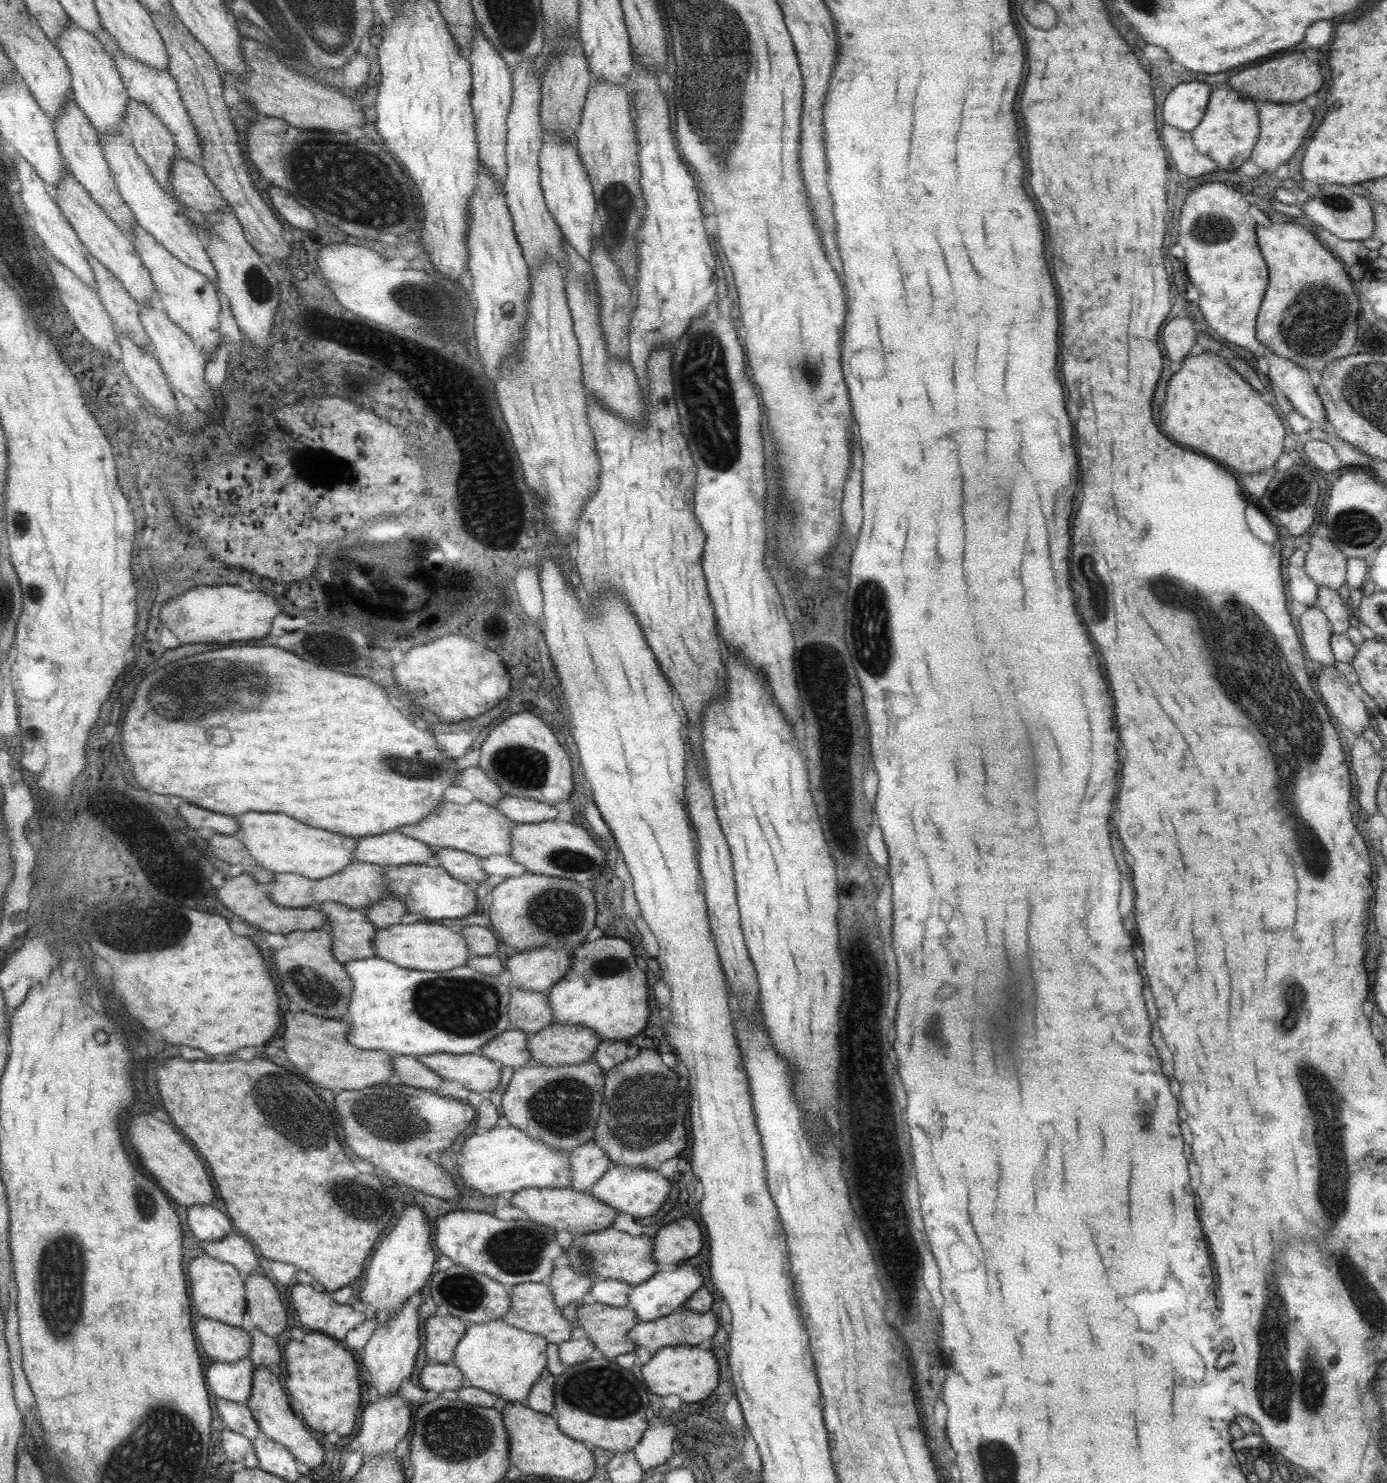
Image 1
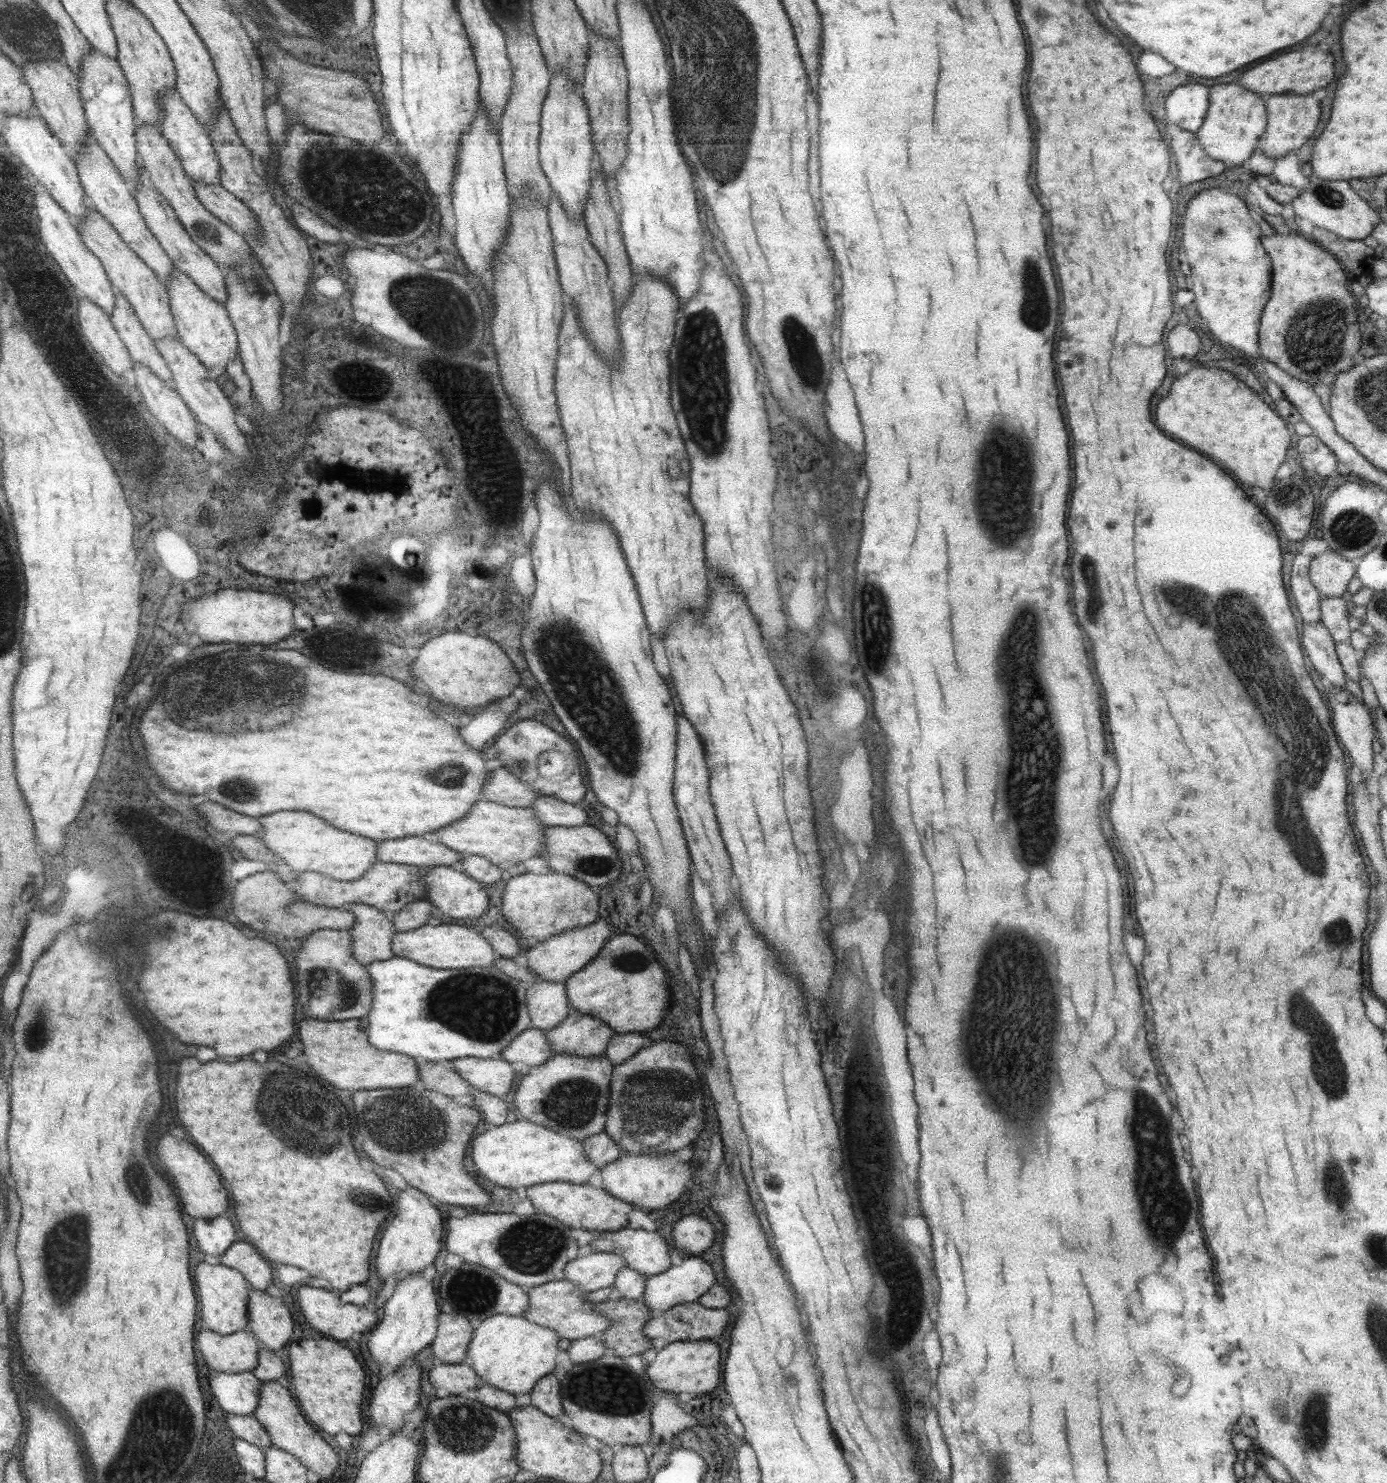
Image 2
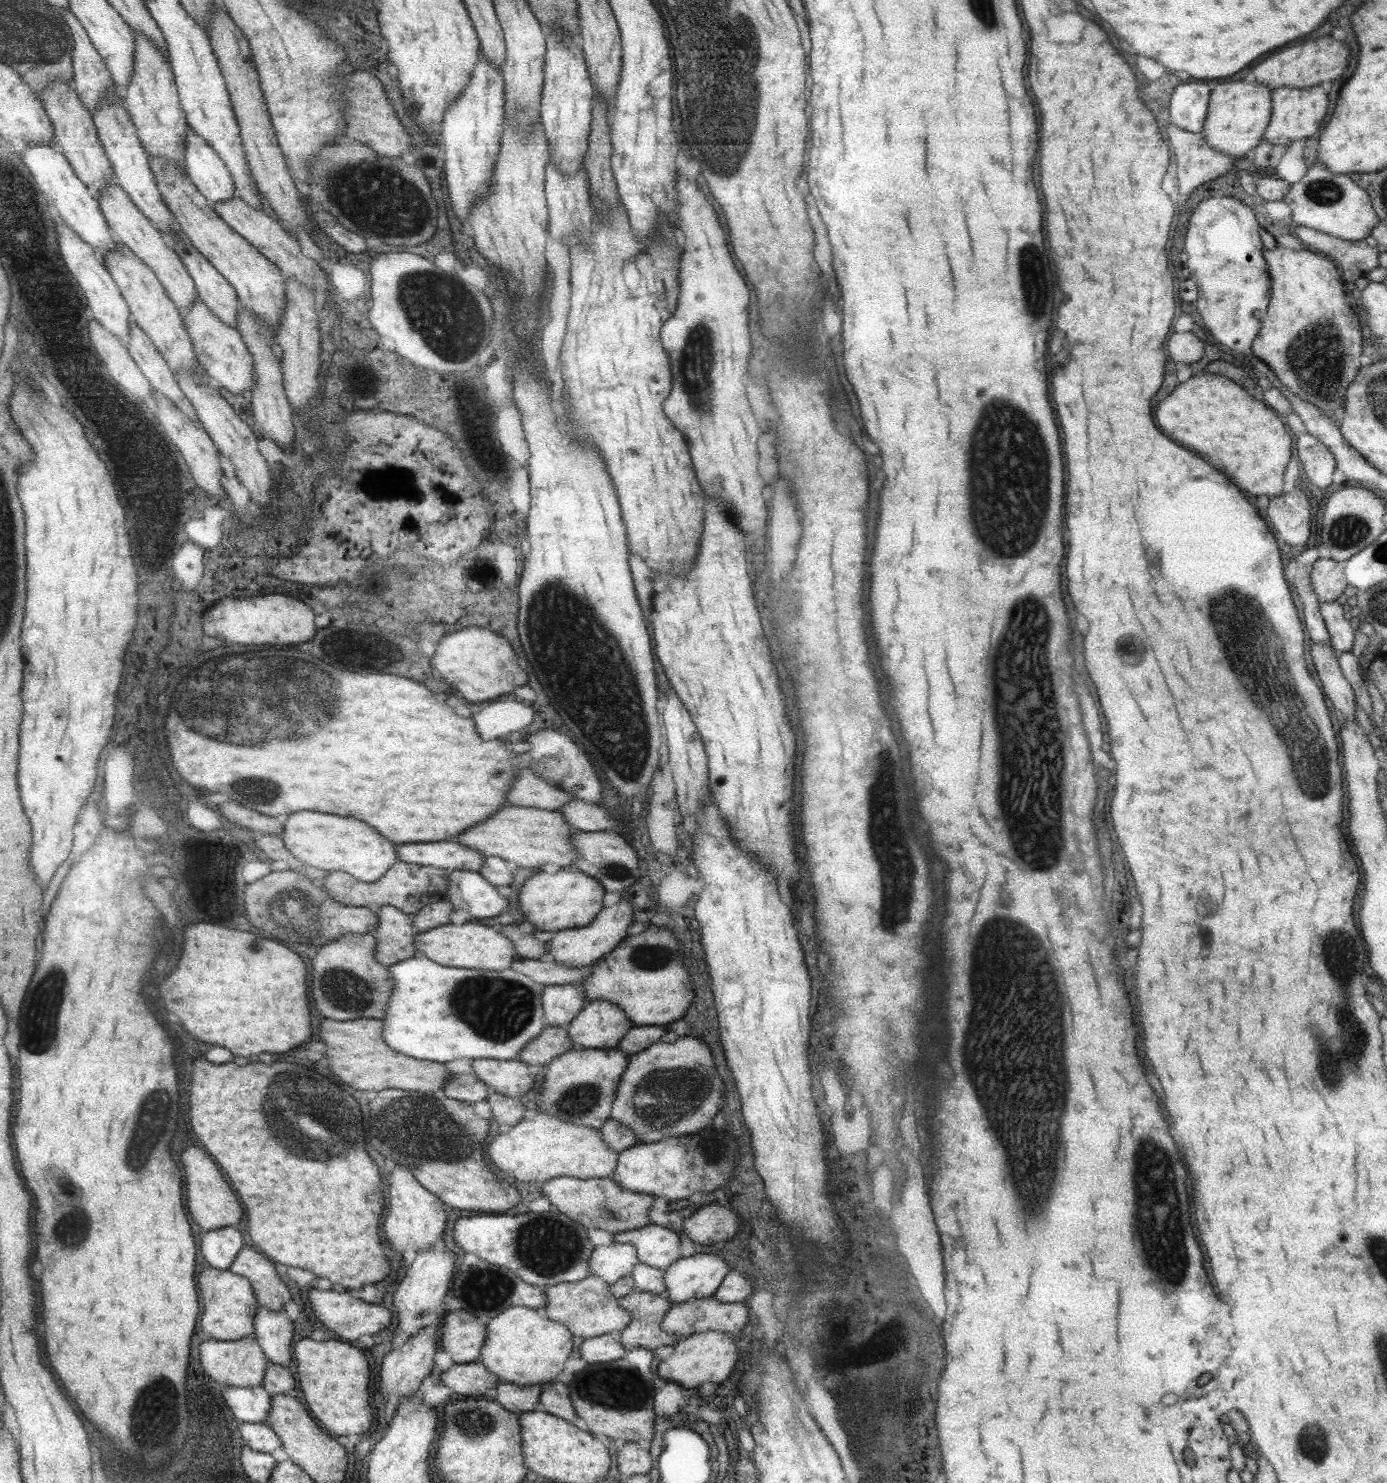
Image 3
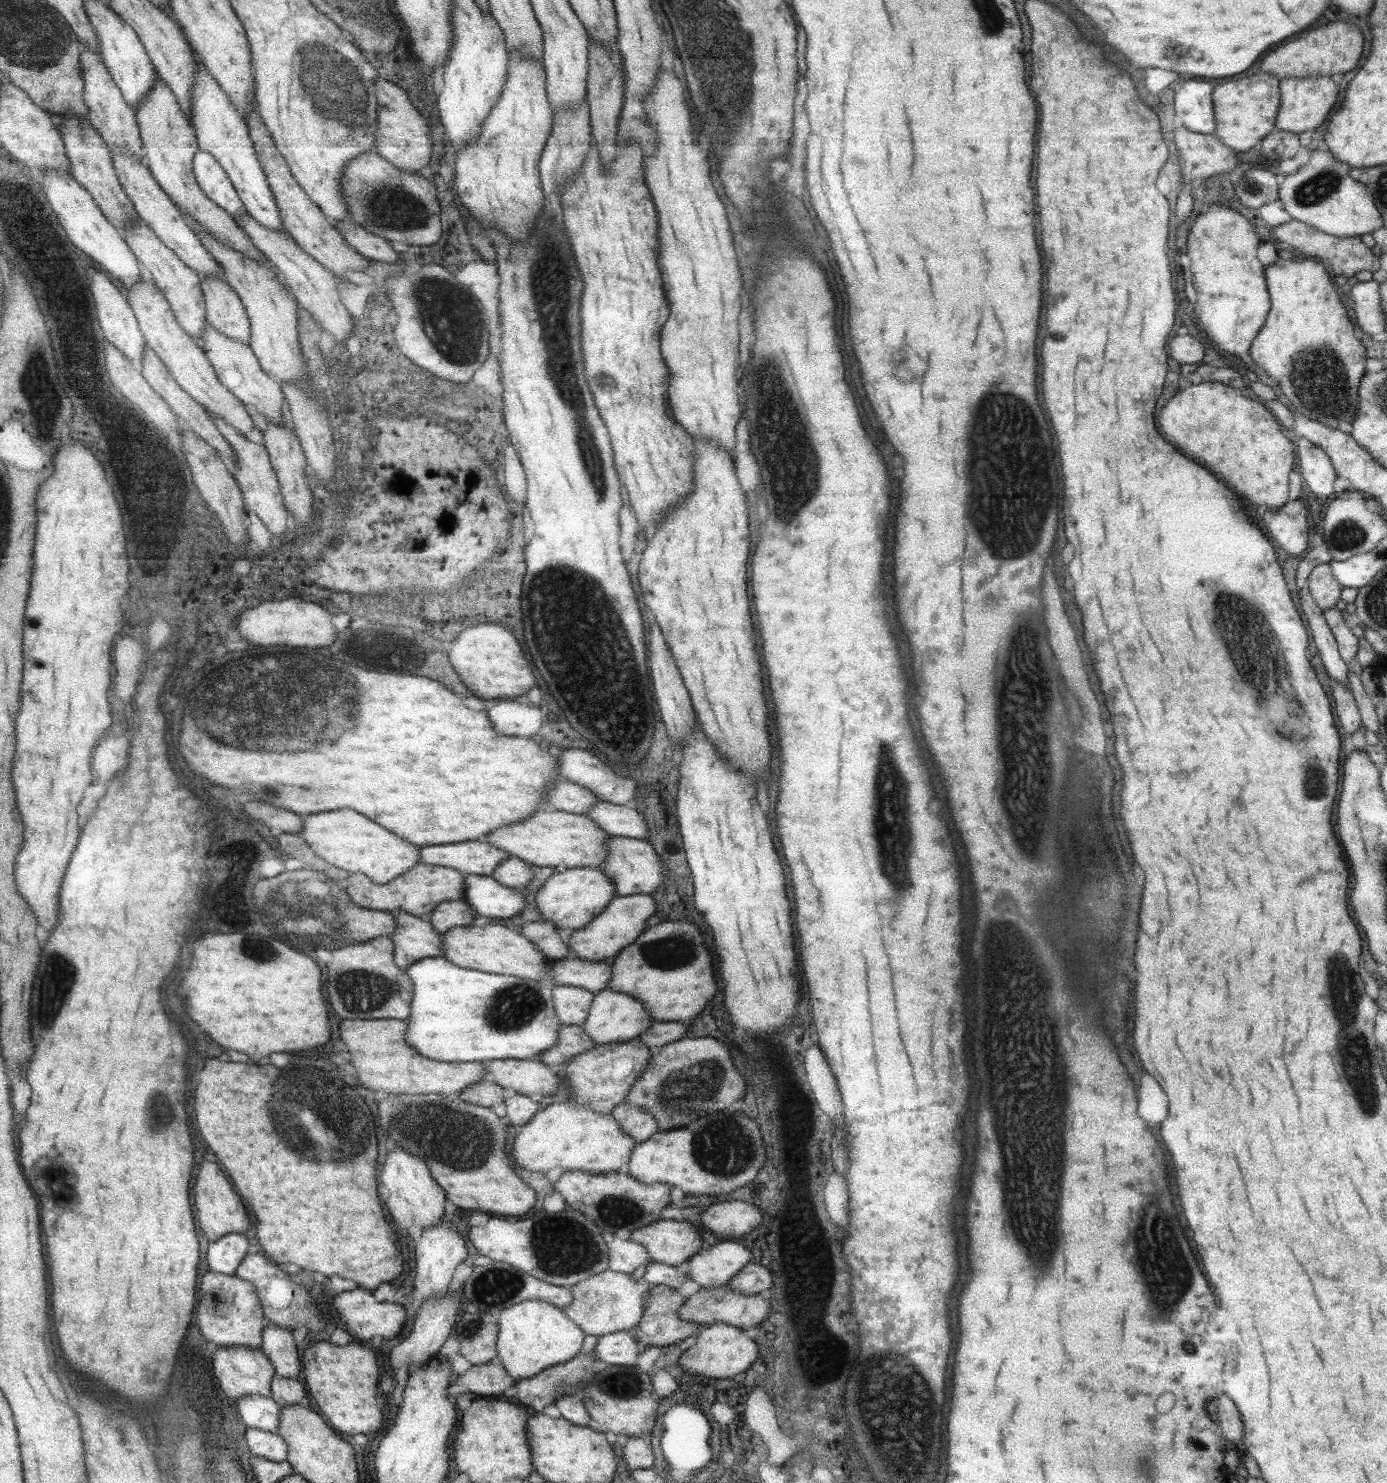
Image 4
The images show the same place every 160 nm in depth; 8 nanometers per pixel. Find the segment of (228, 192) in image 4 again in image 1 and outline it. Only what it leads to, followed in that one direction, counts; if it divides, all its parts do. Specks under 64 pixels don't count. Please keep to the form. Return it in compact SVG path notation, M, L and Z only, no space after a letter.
M101 27L96 36L102 41L110 57L118 65L119 72L122 73L123 82L126 84L130 93L130 98L146 104L163 121L170 132L173 134L174 143L181 149L182 157L189 162L199 163L201 158L201 138L197 135L197 129L190 120L190 115L186 111L186 105L182 103L177 82L167 71L142 63L141 60L134 59L128 55L119 44L119 41L105 27Z

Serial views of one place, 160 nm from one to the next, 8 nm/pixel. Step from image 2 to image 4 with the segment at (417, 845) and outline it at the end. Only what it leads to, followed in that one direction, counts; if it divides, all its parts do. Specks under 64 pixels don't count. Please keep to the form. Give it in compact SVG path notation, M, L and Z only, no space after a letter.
M482 839L418 847L418 857L423 864L453 868L465 875L489 876L509 855Z

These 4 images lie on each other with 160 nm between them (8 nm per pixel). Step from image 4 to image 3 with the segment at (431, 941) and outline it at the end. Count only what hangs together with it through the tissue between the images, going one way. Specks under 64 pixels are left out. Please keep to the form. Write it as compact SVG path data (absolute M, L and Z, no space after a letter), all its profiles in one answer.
M389 905L373 909L377 919L375 928L370 930L375 939L374 959L388 967L400 960L416 956L414 934L417 932L411 926L412 915Z

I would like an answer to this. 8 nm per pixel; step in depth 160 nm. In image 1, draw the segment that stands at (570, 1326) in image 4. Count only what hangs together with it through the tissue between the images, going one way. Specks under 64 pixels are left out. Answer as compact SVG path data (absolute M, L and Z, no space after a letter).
M500 1319L483 1324L470 1323L453 1349L451 1364L460 1370L464 1379L468 1380L467 1387L479 1388L506 1401L510 1400L511 1403L521 1403L522 1400L528 1398L530 1388L538 1381L546 1368L545 1345L547 1343L542 1336L519 1330Z

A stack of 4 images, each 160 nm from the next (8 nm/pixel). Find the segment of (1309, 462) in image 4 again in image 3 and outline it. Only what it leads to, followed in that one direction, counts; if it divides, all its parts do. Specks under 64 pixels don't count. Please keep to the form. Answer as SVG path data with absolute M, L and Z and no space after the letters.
M1307 432L1296 434L1295 452L1303 472L1302 483L1310 482L1317 488L1327 488L1335 470L1333 455L1328 448Z

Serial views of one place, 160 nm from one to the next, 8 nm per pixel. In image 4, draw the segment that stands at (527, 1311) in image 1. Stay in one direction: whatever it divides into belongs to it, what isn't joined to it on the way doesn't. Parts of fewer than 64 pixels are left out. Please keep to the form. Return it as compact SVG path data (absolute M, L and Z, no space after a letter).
M607 1268L567 1288L572 1299L566 1308L562 1308L563 1314L586 1335L600 1337L617 1331L632 1331L642 1317L642 1302L649 1288L650 1284L642 1278L634 1280L629 1274L613 1272Z

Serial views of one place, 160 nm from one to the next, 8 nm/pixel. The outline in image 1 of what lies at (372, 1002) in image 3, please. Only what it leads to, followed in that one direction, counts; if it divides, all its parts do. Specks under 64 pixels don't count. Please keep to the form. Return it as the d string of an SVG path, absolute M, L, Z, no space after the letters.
M315 929L293 931L284 936L286 944L273 949L271 962L275 976L281 984L281 992L299 1004L298 1010L305 1011L328 1019L343 1020L349 1004L353 983L347 976L341 962L331 958L330 933Z

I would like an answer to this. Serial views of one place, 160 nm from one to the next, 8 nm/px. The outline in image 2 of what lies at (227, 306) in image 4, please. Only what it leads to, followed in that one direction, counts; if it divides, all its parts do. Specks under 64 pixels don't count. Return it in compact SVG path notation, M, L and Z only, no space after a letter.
M145 172L141 176L141 181L138 182L134 190L135 198L139 202L143 219L147 222L147 226L155 237L159 238L159 242L163 245L166 255L173 260L173 265L178 270L183 271L187 277L194 280L199 289L202 289L207 296L219 301L222 305L227 300L226 283L223 270L220 268L212 257L210 257L202 248L199 248L195 241L191 240L189 234L183 228L182 223L174 214L174 209L171 209L169 201L159 192L151 182L148 181L148 176Z

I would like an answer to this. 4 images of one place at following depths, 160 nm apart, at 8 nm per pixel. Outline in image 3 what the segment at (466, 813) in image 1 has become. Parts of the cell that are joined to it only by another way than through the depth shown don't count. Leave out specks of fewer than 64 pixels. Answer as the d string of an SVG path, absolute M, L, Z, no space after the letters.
M503 805L491 816L467 828L453 839L455 842L476 850L483 856L497 856L509 864L523 868L535 869L542 864L556 864L568 868L576 857L576 848L572 846L568 836L575 834L577 829L571 829L563 815L557 810L543 810L533 806L522 807Z

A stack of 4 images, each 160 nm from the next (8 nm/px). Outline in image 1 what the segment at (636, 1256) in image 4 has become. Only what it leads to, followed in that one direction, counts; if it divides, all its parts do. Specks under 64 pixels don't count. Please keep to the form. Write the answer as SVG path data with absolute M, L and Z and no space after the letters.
M561 1254L553 1259L551 1274L541 1282L550 1288L555 1307L563 1309L567 1304L579 1299L587 1299L588 1290L595 1282L595 1276L578 1274L568 1265L566 1255Z

